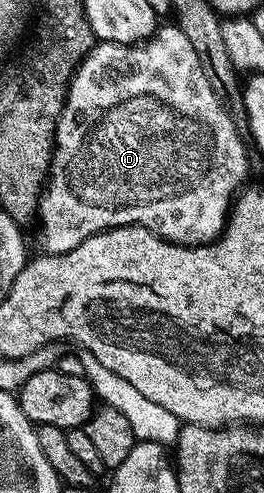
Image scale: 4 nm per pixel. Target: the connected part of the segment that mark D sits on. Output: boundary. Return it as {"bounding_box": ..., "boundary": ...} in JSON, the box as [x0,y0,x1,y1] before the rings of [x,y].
{"bounding_box":[36,25,247,254],"boundary":[[[159,25],[157,31],[145,42],[136,42],[133,46],[123,42],[98,42],[75,70],[70,86],[66,89],[66,102],[58,117],[48,185],[38,199],[36,227],[38,226],[39,232],[42,233],[41,249],[47,254],[67,254],[72,252],[72,248],[76,248],[76,244],[84,244],[88,236],[117,226],[142,226],[163,238],[165,242],[174,242],[178,246],[202,246],[206,242],[213,242],[225,228],[226,219],[230,217],[230,207],[240,187],[247,181],[246,154],[242,151],[242,140],[244,142],[243,135],[234,126],[223,101],[210,85],[206,70],[201,66],[200,56],[178,25]]]}

